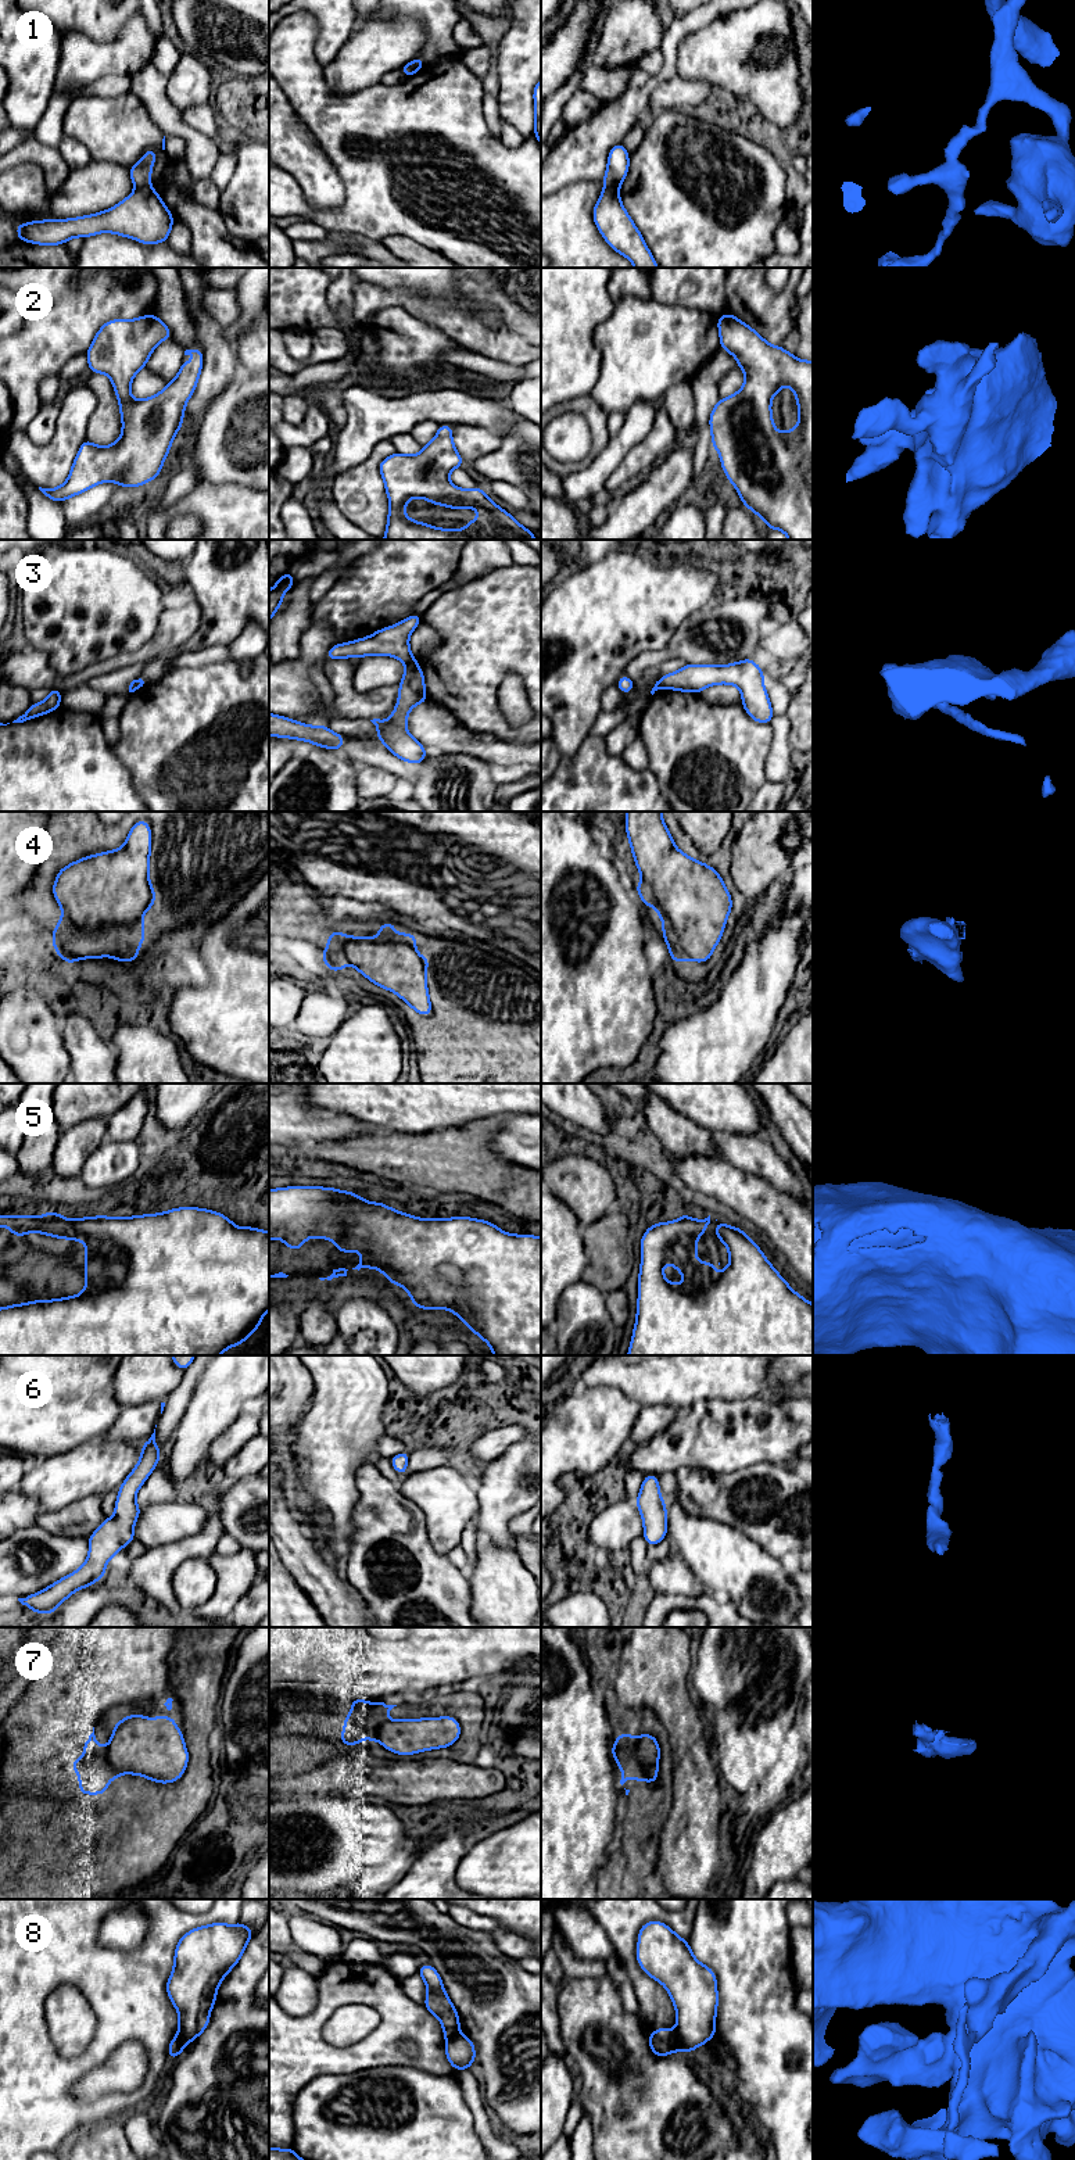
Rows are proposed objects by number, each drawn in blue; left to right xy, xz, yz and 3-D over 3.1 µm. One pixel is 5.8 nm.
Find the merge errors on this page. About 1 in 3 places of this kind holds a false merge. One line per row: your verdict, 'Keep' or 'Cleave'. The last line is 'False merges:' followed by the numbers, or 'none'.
1: Cleave
2: Keep
3: Cleave
4: Cleave
5: Keep
6: Keep
7: Cleave
8: Cleave
False merges: 1, 3, 4, 7, 8

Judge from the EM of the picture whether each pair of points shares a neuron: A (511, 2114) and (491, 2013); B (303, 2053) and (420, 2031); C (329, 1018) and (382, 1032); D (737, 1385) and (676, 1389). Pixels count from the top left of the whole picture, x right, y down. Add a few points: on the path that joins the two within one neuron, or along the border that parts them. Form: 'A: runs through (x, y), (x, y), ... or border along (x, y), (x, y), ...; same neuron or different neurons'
A: runs through (495, 2089), (494, 2038); same neuron
B: runs through (332, 2056), (362, 2056), (375, 2051), (391, 2034); same neuron
C: runs through (329, 1035), (365, 1036); same neuron
D: runs through (721, 1385), (691, 1386); same neuron

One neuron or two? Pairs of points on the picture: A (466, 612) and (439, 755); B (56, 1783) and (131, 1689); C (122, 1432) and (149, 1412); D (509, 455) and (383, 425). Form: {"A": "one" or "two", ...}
{"A": "two", "B": "one", "C": "one", "D": "two"}

